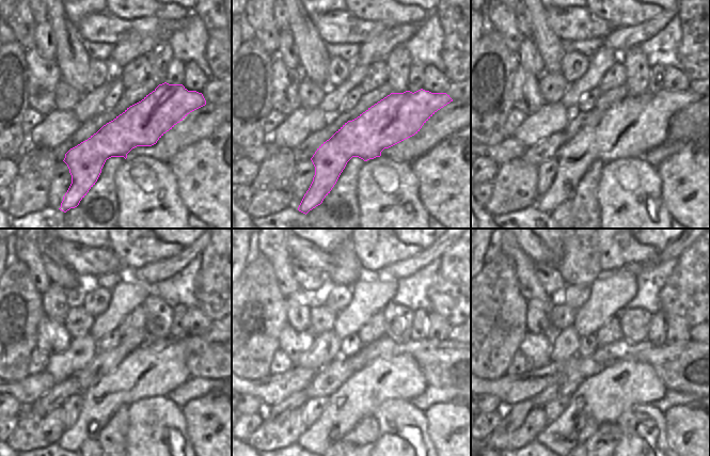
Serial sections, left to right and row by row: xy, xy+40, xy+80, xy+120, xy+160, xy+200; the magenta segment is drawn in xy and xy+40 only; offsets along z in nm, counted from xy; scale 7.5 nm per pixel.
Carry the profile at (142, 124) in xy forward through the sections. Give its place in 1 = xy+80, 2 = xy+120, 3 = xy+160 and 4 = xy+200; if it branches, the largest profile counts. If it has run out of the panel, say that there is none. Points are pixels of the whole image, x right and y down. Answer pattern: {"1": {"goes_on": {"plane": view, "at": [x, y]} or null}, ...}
{"1": {"goes_on": {"plane": "xy+80", "at": [637, 124]}}, "2": {"goes_on": {"plane": "xy+120", "at": [156, 367]}}, "3": {"goes_on": {"plane": "xy+160", "at": [382, 379]}}, "4": {"goes_on": {"plane": "xy+200", "at": [602, 397]}}}

